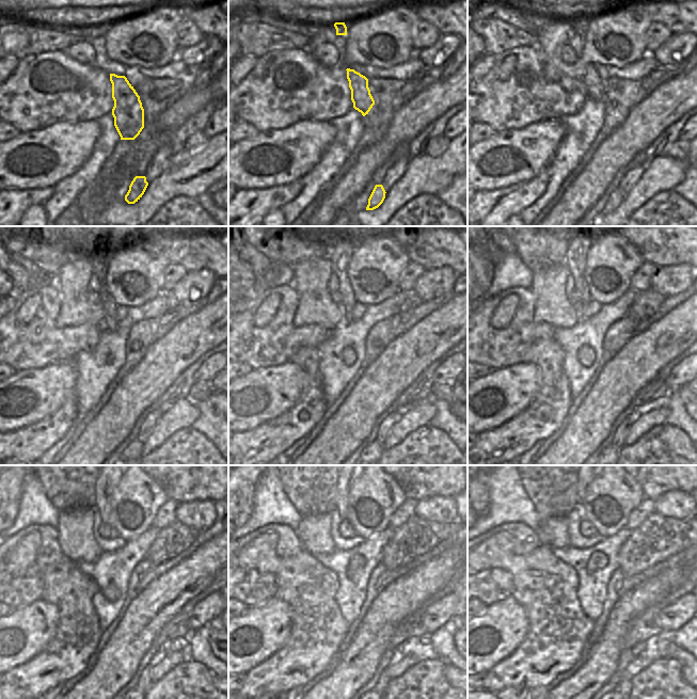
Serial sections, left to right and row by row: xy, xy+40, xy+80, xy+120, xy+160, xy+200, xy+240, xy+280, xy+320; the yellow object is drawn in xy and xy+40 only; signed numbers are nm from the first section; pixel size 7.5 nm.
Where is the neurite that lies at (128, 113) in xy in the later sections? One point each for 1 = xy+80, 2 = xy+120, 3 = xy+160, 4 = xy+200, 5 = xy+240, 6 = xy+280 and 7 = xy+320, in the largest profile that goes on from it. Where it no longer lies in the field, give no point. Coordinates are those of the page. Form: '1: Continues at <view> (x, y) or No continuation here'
1: Continues at xy+80 (595, 89)
2: Continues at xy+120 (99, 252)
3: Continues at xy+160 (341, 249)
4: Continues at xy+200 (575, 260)
5: Continues at xy+240 (104, 487)
6: Continues at xy+280 (343, 487)
7: Continues at xy+320 (581, 489)

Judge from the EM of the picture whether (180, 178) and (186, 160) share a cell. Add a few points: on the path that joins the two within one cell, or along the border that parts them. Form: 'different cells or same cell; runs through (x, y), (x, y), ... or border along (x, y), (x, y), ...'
same cell; runs through (185, 174), (185, 164)

